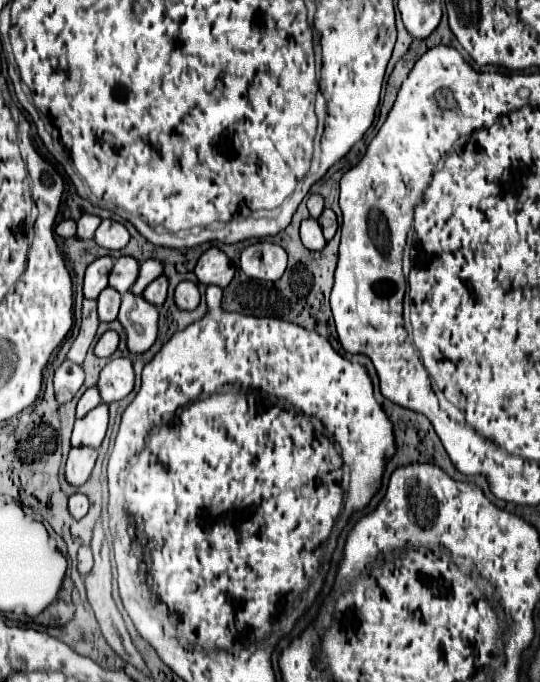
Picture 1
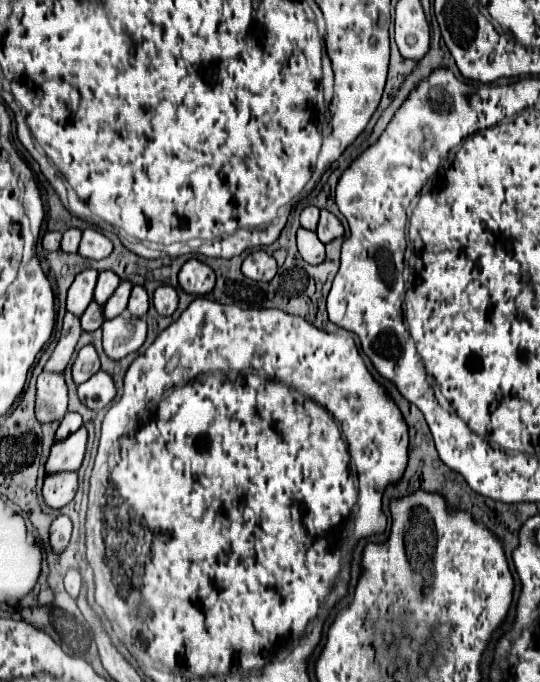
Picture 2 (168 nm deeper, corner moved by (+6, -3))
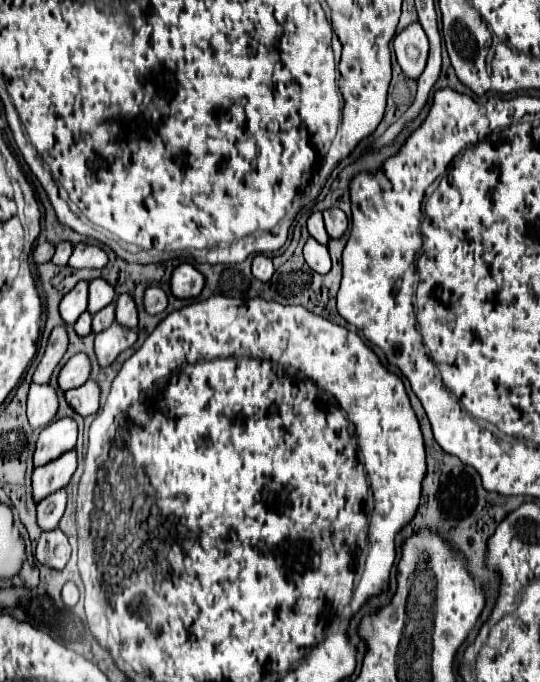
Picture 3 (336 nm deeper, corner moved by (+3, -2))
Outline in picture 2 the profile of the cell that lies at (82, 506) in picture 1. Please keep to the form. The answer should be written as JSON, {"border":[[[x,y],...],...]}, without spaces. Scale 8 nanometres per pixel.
{"border":[[[58,516],[52,526],[50,526],[50,546],[54,554],[62,554],[64,548],[70,542],[70,534],[72,534],[72,522],[68,516]]]}

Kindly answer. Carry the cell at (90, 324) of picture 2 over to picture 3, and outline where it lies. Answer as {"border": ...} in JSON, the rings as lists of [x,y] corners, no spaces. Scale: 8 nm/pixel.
{"border":[[[85,311],[85,313],[77,319],[77,323],[75,323],[75,331],[77,331],[79,335],[89,335],[89,333],[91,333],[91,319],[93,319],[93,315],[91,315],[89,311]]]}

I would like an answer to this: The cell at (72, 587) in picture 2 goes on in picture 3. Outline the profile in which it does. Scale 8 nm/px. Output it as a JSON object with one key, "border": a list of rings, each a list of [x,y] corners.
{"border":[[[71,581],[65,583],[61,597],[63,597],[63,603],[65,603],[67,607],[73,607],[73,605],[79,601],[79,589],[77,589],[77,585],[71,583]]]}

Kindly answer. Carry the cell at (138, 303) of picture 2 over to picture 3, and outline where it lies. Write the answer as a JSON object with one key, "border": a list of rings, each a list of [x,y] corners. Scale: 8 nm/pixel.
{"border":[[[123,293],[119,295],[117,299],[117,323],[121,323],[123,327],[137,327],[139,323],[139,313],[137,313],[137,305],[135,305],[135,299],[129,295],[129,293]]]}

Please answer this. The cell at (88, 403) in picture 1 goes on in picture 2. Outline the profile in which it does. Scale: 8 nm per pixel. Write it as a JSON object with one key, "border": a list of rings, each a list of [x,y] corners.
{"border":[[[66,414],[66,416],[62,418],[56,434],[54,434],[54,440],[60,442],[60,440],[68,438],[68,436],[74,434],[80,426],[82,426],[82,416],[80,416],[80,414]]]}

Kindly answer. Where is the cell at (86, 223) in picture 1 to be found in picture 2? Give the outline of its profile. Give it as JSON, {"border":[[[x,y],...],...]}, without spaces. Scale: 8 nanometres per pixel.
{"border":[[[68,228],[64,234],[62,234],[62,244],[60,244],[60,250],[62,252],[76,252],[78,250],[78,244],[80,244],[80,236],[82,232],[78,228]]]}

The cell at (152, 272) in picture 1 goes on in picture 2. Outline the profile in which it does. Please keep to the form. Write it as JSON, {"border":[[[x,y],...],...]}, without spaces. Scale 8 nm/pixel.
{"border":[[[120,282],[120,286],[116,288],[116,292],[110,296],[110,300],[104,304],[104,318],[114,318],[118,314],[122,314],[126,310],[128,304],[128,296],[130,296],[132,284],[130,282]]]}

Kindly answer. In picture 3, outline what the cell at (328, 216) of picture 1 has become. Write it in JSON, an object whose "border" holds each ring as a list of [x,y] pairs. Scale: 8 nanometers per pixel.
{"border":[[[325,209],[323,217],[325,217],[325,229],[331,239],[339,239],[347,231],[349,221],[341,209]]]}

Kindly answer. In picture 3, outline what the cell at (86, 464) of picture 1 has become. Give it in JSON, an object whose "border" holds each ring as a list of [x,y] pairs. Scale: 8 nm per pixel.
{"border":[[[59,489],[59,491],[47,495],[45,499],[39,501],[39,505],[37,505],[37,521],[39,521],[43,531],[49,531],[49,529],[57,527],[59,519],[63,517],[65,505],[67,505],[67,491],[65,489]]]}

